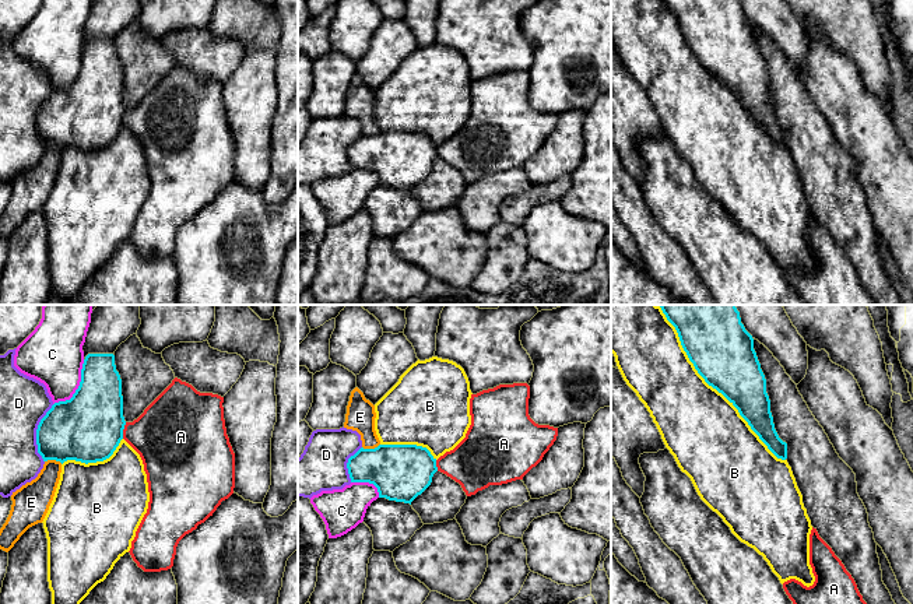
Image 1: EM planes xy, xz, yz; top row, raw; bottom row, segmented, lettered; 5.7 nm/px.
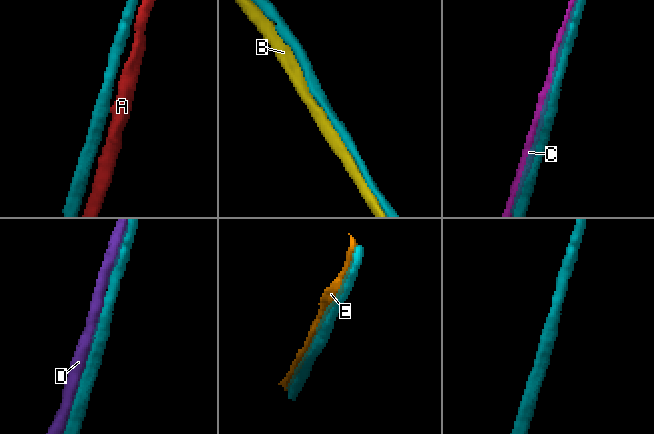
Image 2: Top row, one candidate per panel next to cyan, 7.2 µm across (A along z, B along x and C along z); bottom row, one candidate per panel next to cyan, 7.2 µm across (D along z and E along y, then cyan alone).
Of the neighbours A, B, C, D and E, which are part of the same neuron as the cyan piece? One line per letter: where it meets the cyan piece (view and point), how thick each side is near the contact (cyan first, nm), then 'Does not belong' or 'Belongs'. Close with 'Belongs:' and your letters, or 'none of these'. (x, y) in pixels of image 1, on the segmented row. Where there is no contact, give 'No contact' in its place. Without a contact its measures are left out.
A: Touches cyan at xy (122, 431). Thickness 400 nm (cyan) against 380 nm. Does not belong
B: Touches cyan at yz (712, 386). Thickness 360 nm (cyan) against 440 nm. Does not belong
C: Touches cyan at xy (78, 387). Thickness 400 nm (cyan) against 340 nm. Does not belong
D: Touches cyan at xy (37, 434). Thickness 360 nm (cyan) against 280 nm. Does not belong
E: Touches cyan at xz (371, 449). Thickness 320 nm (cyan) against 170 nm. Does not belong
Belongs: none of these

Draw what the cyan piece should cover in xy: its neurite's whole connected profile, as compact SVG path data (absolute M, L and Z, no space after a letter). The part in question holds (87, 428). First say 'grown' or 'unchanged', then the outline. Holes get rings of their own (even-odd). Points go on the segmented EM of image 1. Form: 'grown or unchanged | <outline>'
unchanged | M88 354L81 382L70 400L52 405L36 429L43 461L96 463L109 459L120 440L123 417L122 379L113 354Z

